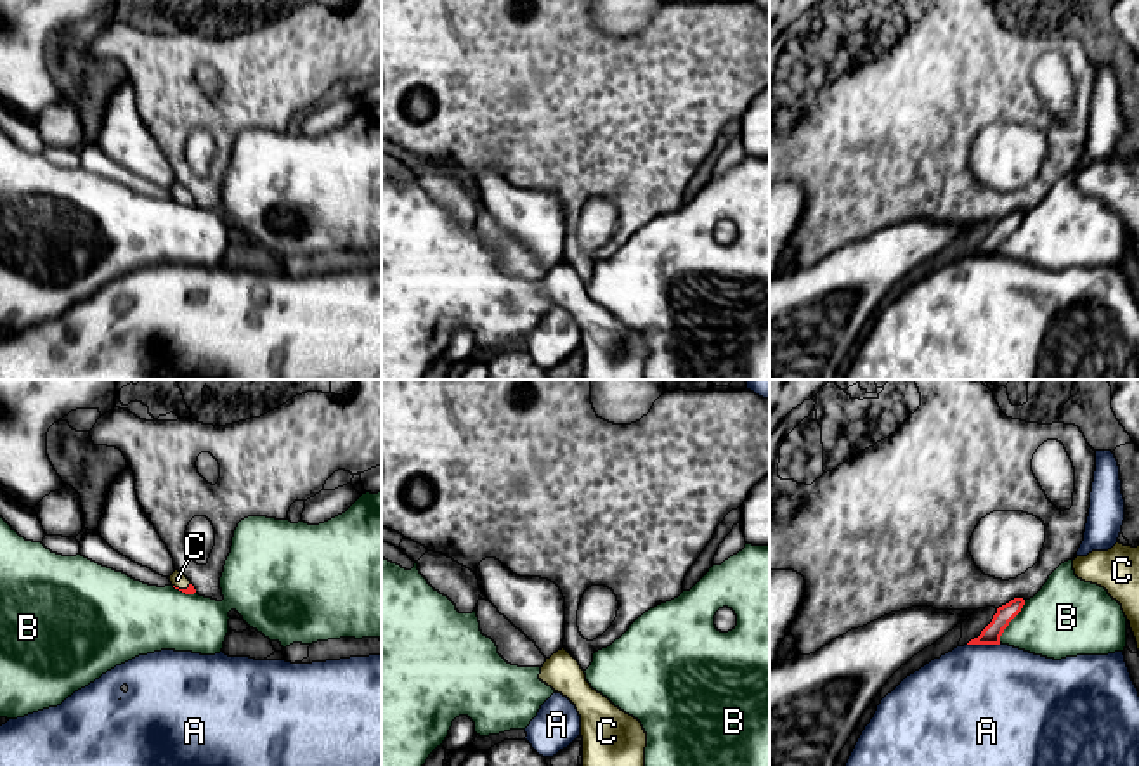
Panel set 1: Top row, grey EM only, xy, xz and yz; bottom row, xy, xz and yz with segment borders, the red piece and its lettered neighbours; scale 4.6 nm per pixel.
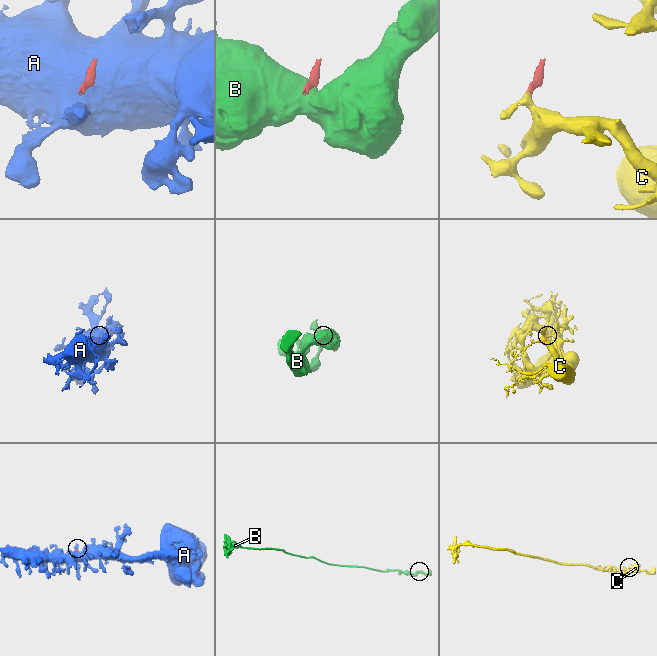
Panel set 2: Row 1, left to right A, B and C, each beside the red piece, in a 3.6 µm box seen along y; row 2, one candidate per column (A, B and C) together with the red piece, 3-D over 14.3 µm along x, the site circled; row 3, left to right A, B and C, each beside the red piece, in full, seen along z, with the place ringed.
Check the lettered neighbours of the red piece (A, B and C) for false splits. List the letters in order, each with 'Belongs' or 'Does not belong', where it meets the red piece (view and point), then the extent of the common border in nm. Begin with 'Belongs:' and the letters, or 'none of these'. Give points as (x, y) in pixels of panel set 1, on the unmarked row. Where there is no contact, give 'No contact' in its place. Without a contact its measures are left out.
Belongs: C
A: Does not belong. Touches red at yz (983, 255). Shared border 160 nm
B: Does not belong. Touches red at yz (1009, 233). Shared border 220 nm
C: Belongs. Touches red at xy (182, 201). Shared border 80 nm

